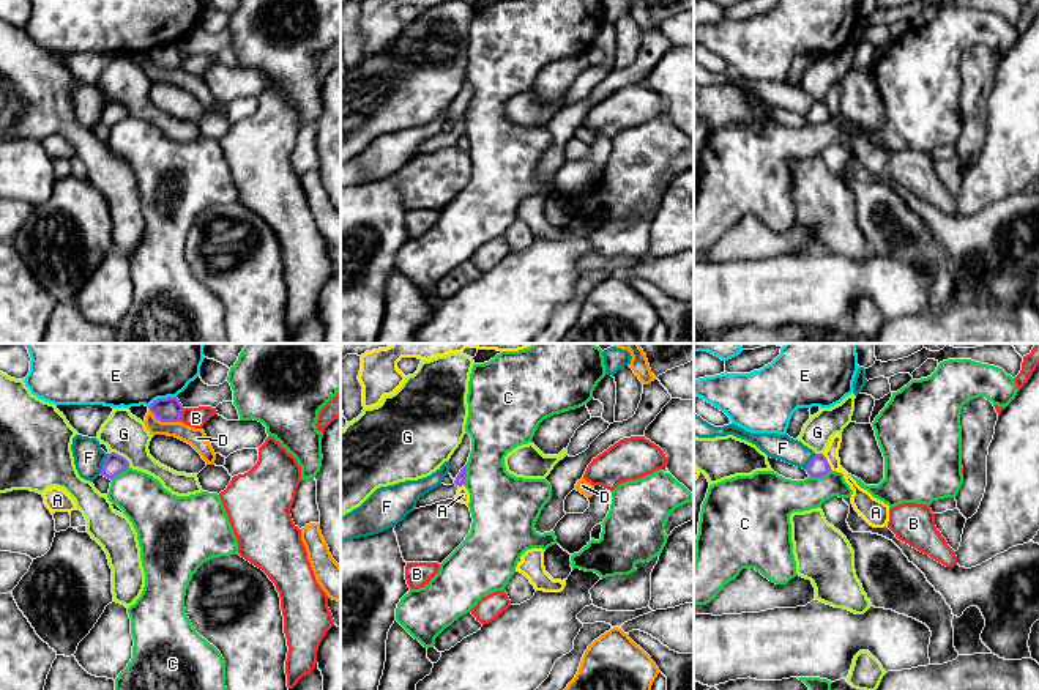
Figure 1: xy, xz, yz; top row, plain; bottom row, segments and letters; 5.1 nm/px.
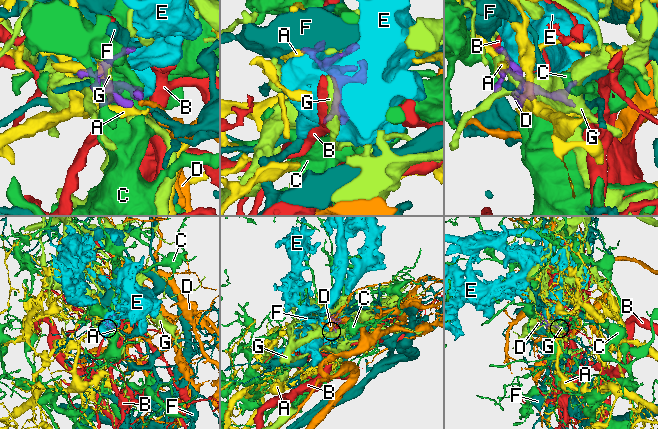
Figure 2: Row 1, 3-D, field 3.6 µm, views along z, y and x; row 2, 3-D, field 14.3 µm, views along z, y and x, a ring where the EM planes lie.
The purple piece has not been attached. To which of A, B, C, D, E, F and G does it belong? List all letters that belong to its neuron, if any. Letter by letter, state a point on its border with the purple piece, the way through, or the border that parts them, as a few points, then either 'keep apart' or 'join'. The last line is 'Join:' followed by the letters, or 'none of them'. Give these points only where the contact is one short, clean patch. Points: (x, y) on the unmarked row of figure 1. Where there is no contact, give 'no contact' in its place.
A: contact yz (826, 109); keep apart
B: contact xy (180, 62); keep apart
C: contact yz (820, 123); keep apart
D: contact xy (163, 68); border xy (148, 54), (161, 68), (178, 68); keep apart
E: contact xy (161, 46); keep apart
F: contact xy (103, 111); keep apart
G: contact xy (120, 103); keep apart
Join: none of them

